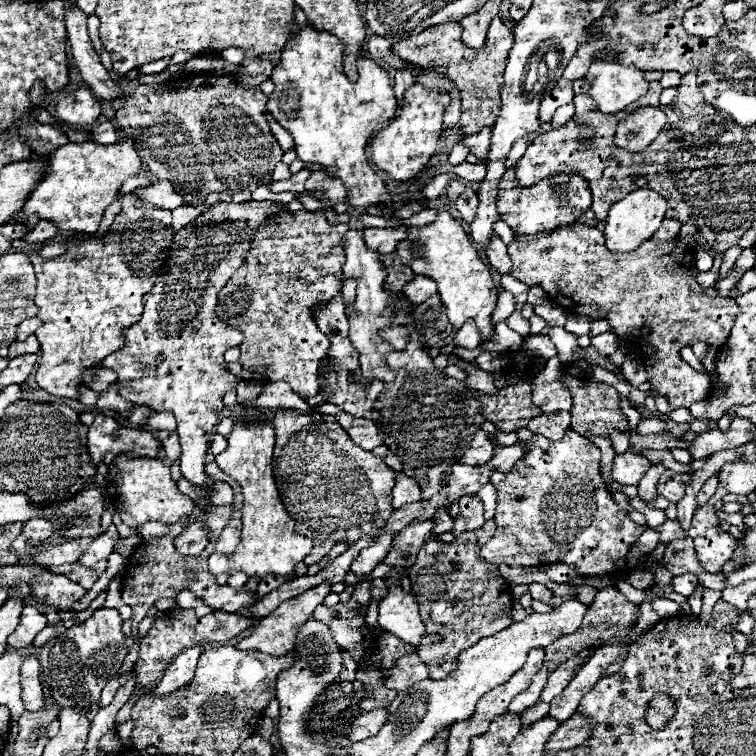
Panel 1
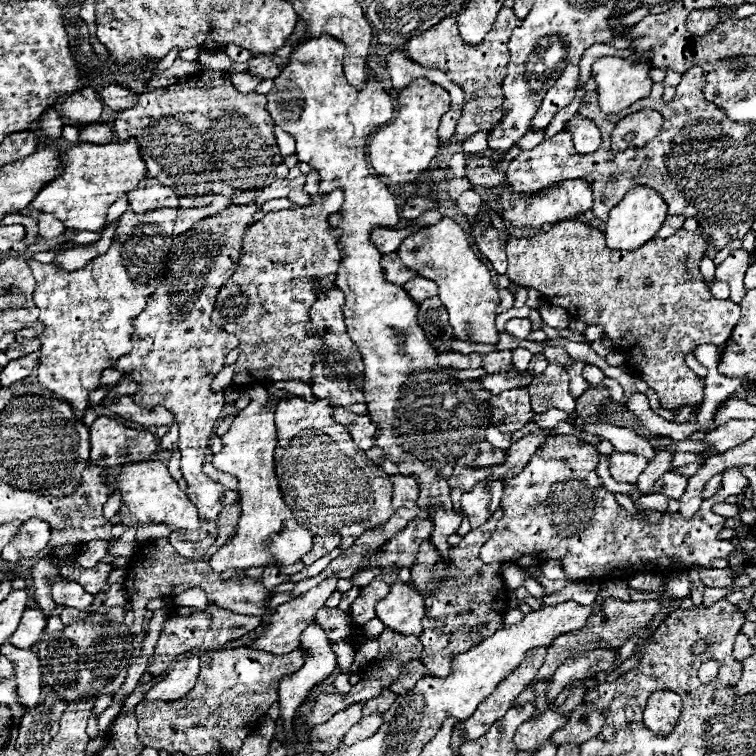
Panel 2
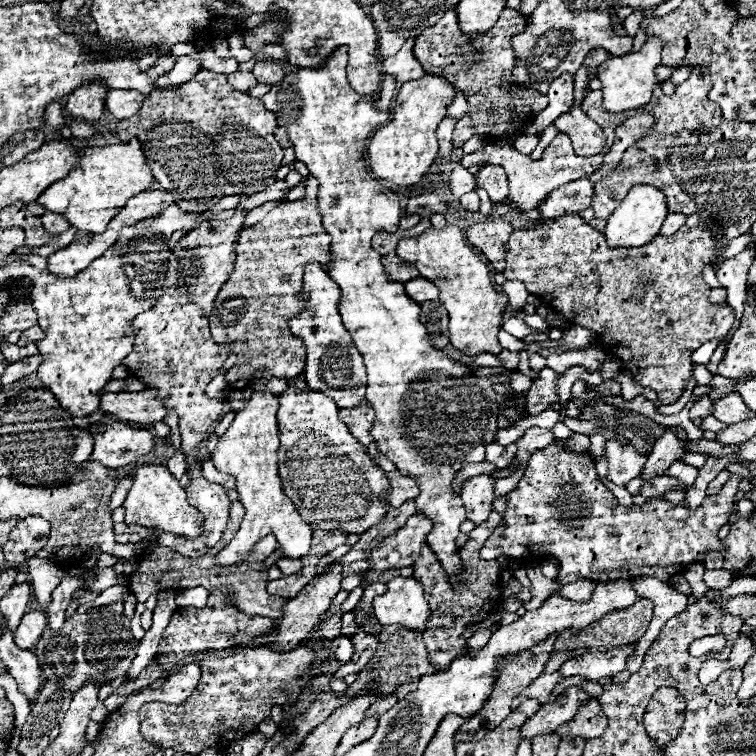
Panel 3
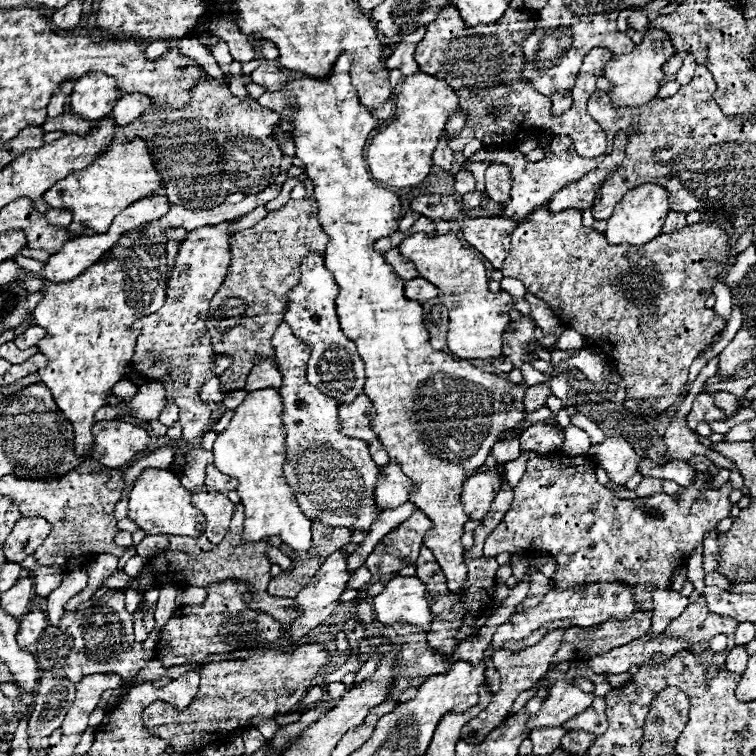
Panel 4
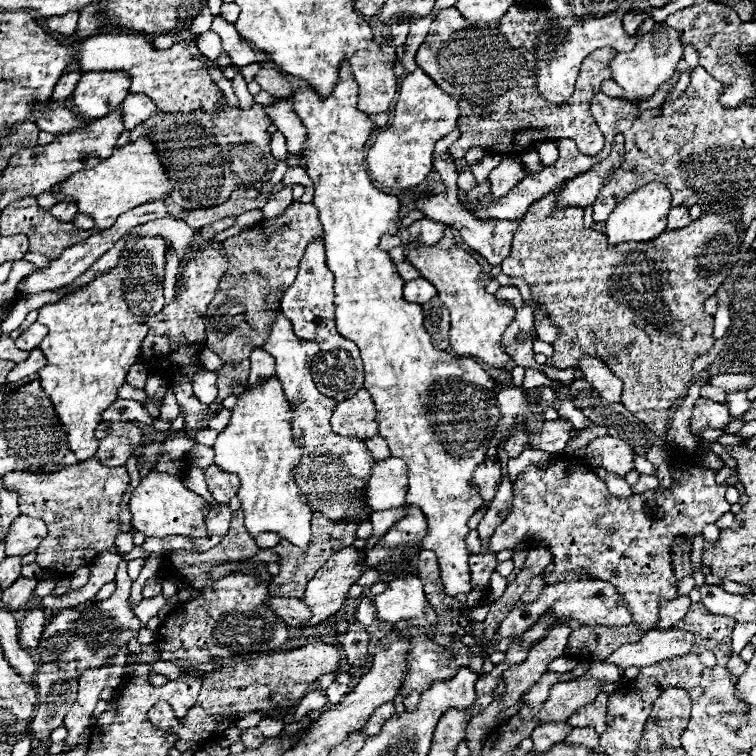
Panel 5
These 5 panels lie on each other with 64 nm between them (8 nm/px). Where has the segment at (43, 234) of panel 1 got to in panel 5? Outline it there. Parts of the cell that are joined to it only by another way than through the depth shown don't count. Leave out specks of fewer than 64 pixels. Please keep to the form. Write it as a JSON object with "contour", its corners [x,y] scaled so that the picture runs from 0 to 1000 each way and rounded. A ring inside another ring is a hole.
{"contour":[[[77,267],[66,280],[69,280],[69,286],[74,286],[77,291],[93,294],[93,291],[98,291],[98,286],[101,286],[101,267]]]}

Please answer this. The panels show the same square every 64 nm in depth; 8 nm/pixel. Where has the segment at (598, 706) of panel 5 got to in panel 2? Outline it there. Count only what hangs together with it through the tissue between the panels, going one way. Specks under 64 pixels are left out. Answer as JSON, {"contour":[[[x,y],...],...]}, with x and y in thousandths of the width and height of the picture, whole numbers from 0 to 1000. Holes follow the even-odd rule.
{"contour":[[[767,931],[754,952],[735,966],[735,971],[730,971],[730,981],[735,984],[746,984],[746,981],[775,981],[778,976],[786,976],[788,971],[794,971],[799,960],[799,947],[794,944],[794,939],[788,939],[788,934],[775,934]]]}

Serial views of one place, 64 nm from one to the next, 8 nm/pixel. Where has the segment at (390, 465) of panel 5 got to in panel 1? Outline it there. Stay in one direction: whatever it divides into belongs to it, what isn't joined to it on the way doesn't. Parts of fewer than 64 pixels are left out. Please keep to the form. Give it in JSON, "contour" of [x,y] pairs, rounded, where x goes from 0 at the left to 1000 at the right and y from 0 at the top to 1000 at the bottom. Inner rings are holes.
{"contour":[[[526,624],[524,627],[524,643],[519,648],[519,672],[526,675],[534,667],[553,664],[556,661],[556,643],[548,632]]]}

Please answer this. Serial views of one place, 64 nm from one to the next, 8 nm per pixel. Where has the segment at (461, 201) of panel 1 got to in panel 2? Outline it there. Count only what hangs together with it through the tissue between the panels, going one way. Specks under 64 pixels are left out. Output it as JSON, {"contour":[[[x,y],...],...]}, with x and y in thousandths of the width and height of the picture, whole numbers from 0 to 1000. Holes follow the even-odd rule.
{"contour":[[[616,251],[608,262],[606,262],[606,275],[616,283],[616,286],[630,286],[638,270],[638,259],[630,251]]]}

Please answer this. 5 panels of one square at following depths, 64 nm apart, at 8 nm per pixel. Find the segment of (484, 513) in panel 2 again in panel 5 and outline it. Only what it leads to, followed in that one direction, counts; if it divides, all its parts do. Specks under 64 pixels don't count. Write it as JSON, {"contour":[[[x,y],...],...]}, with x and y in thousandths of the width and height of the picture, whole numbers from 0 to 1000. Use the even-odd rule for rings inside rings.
{"contour":[[[643,603],[643,611],[630,619],[624,638],[632,643],[640,664],[648,664],[661,640],[661,611],[656,606]]]}

